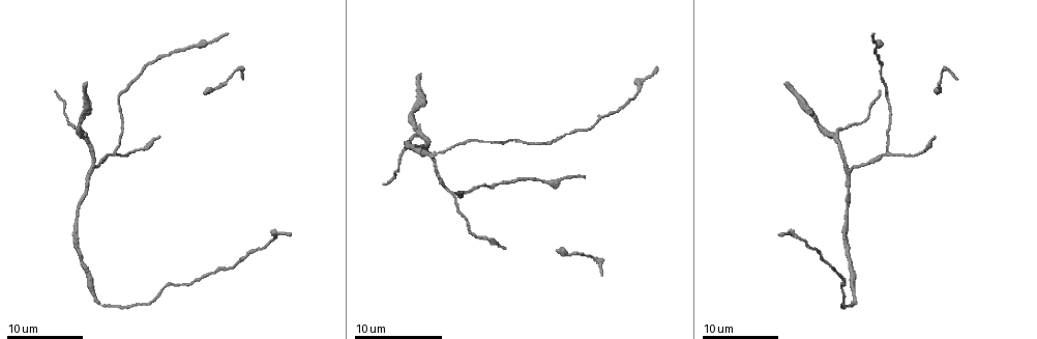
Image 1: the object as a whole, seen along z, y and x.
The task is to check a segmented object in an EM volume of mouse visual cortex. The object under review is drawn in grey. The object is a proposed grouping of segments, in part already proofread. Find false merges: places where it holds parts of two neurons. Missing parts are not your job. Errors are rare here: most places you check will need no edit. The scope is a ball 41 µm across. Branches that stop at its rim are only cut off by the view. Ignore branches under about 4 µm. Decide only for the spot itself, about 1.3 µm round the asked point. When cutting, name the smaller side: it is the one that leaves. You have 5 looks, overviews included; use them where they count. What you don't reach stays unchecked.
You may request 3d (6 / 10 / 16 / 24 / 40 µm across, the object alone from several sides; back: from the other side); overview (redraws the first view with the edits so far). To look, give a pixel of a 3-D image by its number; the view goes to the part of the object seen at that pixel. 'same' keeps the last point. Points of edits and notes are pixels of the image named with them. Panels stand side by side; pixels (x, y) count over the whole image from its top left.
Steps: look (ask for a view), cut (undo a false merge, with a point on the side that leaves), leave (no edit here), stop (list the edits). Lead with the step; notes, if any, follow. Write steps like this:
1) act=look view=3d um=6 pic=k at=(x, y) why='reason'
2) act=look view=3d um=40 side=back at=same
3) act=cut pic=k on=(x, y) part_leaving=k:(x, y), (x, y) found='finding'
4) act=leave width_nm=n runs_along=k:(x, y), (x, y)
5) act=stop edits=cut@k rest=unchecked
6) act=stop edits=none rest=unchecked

act=look view=3d um=16 pic=1 at=(426, 148)

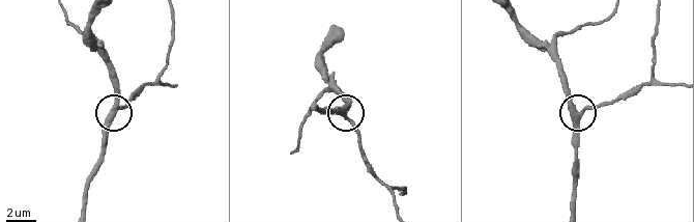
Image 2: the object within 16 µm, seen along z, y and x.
act=leave runs_along=2:(571, 211), (577, 110), (560, 71) found='one neuron here'

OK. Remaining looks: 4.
act=look view=3d um=16 pic=1 at=(76, 223) why='thick turns thin'

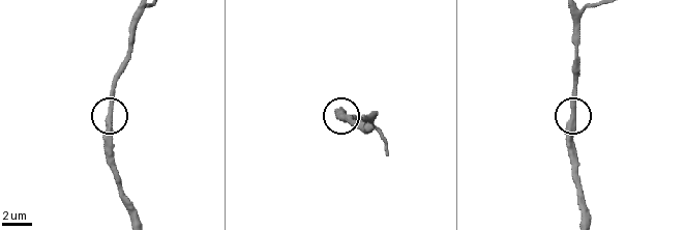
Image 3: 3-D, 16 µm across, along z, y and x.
act=look view=3d um=16 side=back pic=3 at=(109, 110)

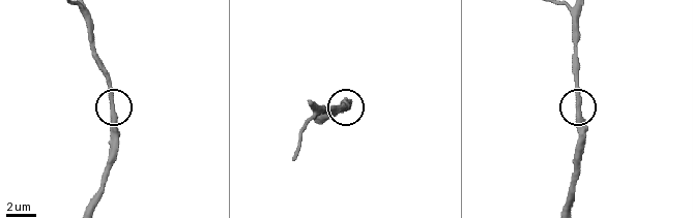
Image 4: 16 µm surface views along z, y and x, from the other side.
act=leave runs_along=4:(580, 137), (577, 73) found='all the same neuron'

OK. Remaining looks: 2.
act=look view=3d um=10 pic=1 at=(210, 273) why='narrows sharply'

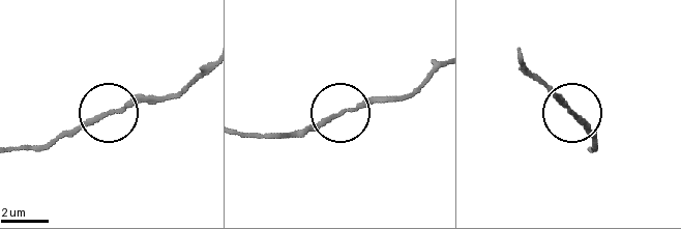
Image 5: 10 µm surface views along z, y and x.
act=look view=3d um=10 side=back pic=5 at=(571, 113)

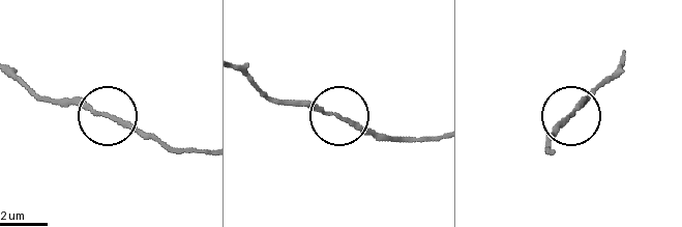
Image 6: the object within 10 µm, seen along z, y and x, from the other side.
act=leave width_nm=160 runs_along=6:(437, 136), (372, 136), (336, 116), (272, 102) found='one neuron here'

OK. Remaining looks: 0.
act=stop edits=none rest=unchecked

